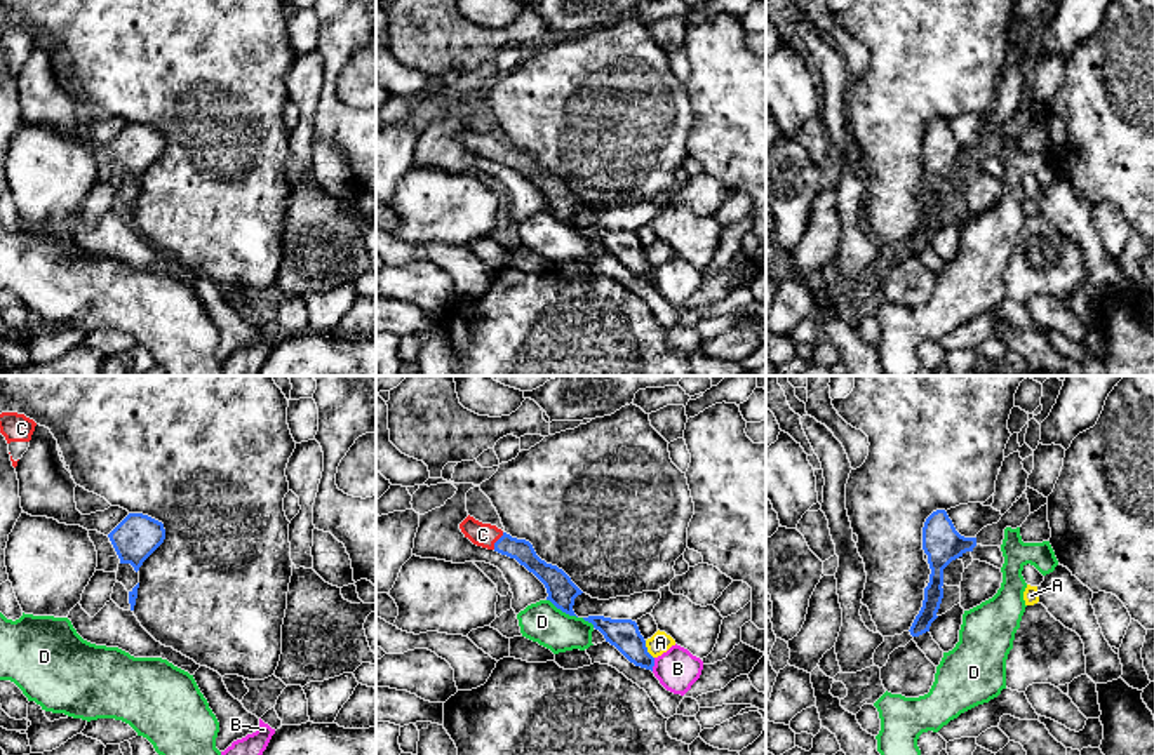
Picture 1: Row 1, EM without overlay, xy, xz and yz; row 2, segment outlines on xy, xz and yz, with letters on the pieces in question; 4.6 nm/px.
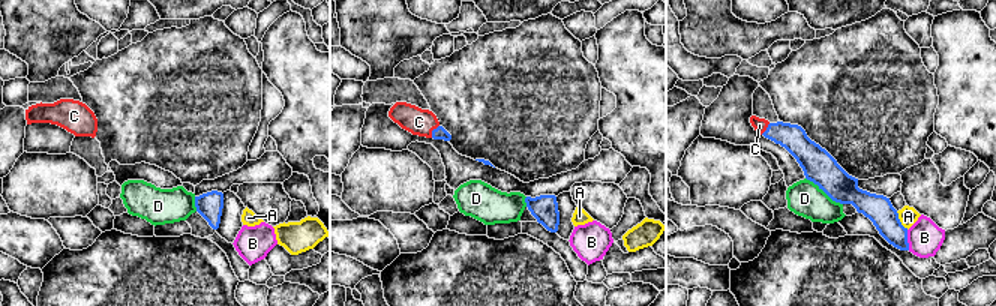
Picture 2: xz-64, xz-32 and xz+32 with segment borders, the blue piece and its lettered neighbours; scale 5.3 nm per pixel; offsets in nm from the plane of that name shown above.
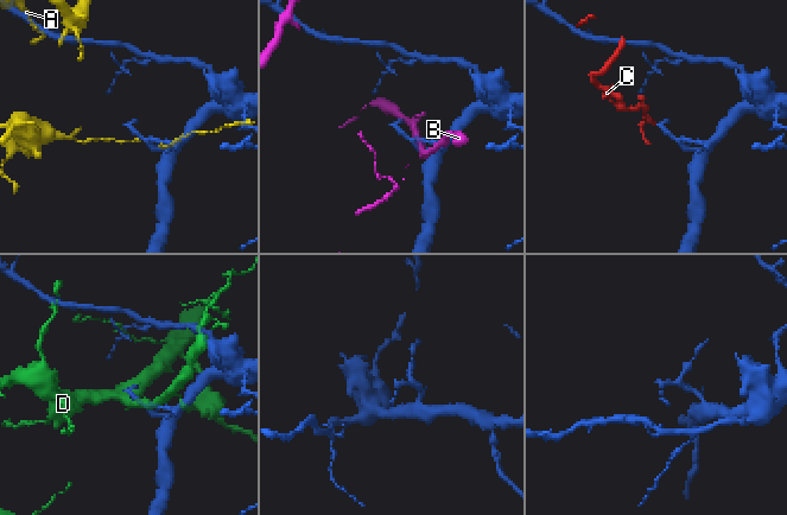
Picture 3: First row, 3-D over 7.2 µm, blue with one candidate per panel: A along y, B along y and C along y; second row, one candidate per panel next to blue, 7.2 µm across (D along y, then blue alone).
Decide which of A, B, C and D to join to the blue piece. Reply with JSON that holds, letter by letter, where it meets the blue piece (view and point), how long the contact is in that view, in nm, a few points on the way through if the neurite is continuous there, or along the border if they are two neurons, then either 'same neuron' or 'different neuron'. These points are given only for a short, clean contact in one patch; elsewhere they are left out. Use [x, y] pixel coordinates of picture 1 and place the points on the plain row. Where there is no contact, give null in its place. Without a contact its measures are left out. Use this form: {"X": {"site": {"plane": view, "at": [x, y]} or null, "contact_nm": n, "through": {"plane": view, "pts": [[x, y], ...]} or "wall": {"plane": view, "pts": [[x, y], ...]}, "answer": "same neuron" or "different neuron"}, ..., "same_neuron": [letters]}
{"A": {"site": {"plane": "xz", "at": [646, 260]}, "contact_nm": 100, "answer": "different neuron"}, "B": {"site": {"plane": "xz", "at": [653, 275]}, "contact_nm": 70, "wall": {"plane": "xz", "pts": [[655, 268], [651, 280]]}, "answer": "different neuron"}, "C": {"site": {"plane": "xz", "at": [496, 152]}, "contact_nm": 90, "through": {"plane": "xz", "pts": [[521, 160], [496, 152], [483, 145]]}, "answer": "same neuron"}, "D": {"site": {"plane": "xz", "at": [563, 221]}, "contact_nm": 170, "answer": "different neuron"}, "same_neuron": ["C"]}

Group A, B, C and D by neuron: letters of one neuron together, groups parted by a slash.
A / B / C / D

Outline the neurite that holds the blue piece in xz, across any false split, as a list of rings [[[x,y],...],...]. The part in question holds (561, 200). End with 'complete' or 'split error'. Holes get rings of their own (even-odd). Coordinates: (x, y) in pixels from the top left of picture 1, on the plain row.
[[[470,125],[460,134],[460,139],[473,155],[515,169],[545,195],[547,210],[562,223],[576,226],[573,221],[574,209],[583,202],[562,179],[541,170],[529,151],[512,148],[496,136],[482,134]]] | split error

